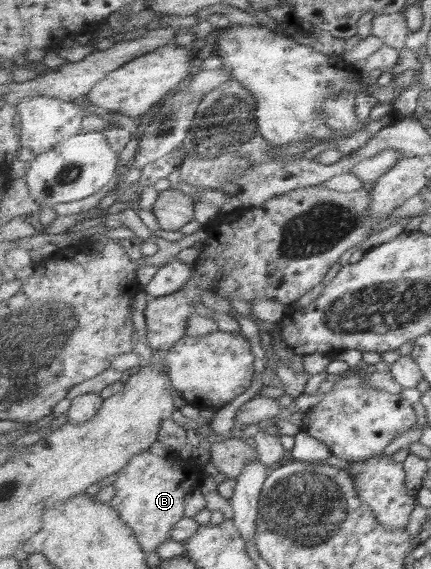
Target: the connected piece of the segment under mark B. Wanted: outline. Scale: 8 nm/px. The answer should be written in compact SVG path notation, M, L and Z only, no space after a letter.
M144 450L141 454L131 459L131 462L117 474L118 478L113 484L116 495L110 502L110 505L119 513L123 522L134 530L135 536L146 552L157 552L157 548L171 538L171 528L185 518L185 496L193 494L197 488L197 482L201 480L199 474L187 474L187 480L181 484L181 464L171 464L171 460L165 455L155 455Z

